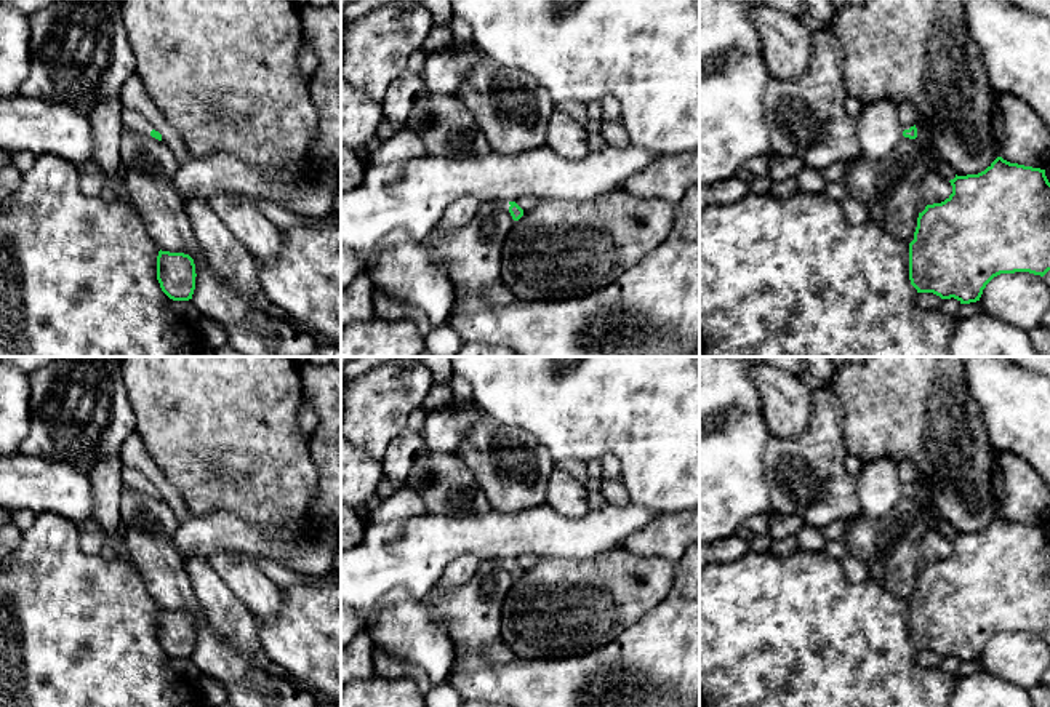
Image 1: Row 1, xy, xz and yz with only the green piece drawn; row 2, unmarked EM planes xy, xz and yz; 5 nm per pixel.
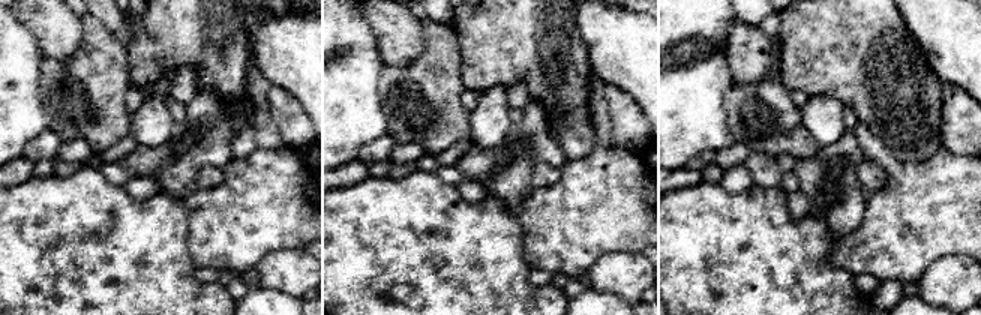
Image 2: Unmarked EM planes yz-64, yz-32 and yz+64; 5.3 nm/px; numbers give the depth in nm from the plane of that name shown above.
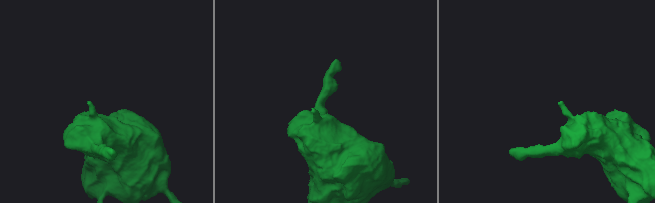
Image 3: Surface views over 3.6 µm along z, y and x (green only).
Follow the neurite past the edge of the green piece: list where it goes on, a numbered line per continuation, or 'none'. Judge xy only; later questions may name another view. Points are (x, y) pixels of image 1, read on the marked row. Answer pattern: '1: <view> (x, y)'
1: xy (133, 120)

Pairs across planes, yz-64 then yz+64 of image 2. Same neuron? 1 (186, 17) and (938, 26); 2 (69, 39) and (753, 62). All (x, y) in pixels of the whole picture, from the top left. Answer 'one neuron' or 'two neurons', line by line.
1: two neurons
2: one neuron

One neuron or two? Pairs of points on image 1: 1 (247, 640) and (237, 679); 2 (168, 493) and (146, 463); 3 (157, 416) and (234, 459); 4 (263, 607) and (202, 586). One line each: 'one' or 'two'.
1: two
2: one
3: two
4: two

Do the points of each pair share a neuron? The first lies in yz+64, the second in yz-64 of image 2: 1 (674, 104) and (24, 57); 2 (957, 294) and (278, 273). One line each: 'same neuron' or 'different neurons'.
1: same neuron
2: same neuron

